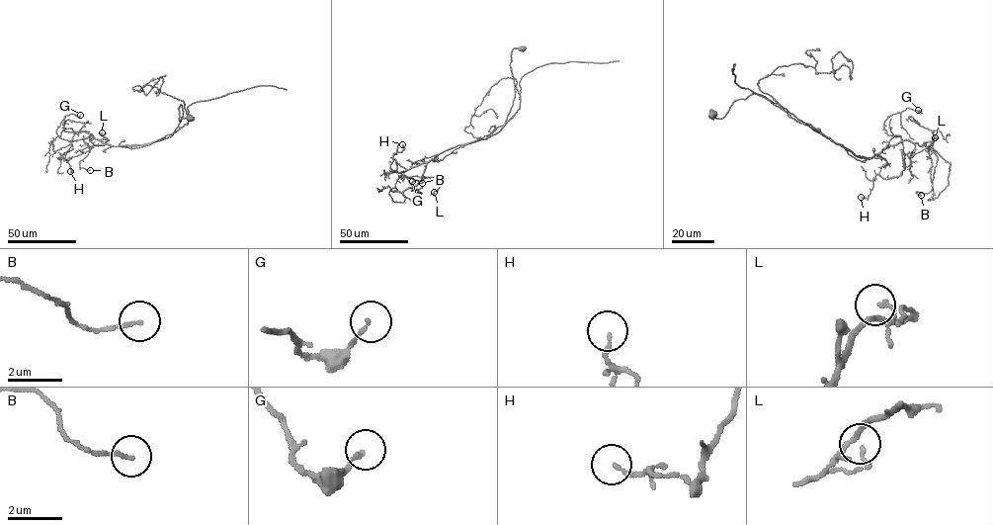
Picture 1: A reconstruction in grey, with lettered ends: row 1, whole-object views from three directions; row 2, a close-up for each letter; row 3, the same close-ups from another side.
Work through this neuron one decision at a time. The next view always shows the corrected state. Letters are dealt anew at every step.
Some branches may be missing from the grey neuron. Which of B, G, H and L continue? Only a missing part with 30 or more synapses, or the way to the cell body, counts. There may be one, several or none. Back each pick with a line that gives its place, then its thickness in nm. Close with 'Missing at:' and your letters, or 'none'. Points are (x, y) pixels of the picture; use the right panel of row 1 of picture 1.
Missing at: none

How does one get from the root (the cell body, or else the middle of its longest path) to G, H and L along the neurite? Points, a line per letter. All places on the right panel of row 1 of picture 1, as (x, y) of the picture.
G: (712, 114), (721, 119), (736, 100), (761, 94), (871, 157), (899, 135), (884, 122), (918, 110)
H: (712, 114), (721, 119), (736, 100), (761, 94), (865, 157), (899, 135), (901, 173), (876, 174), (861, 197)
L: (712, 114), (721, 119), (736, 100), (761, 94), (865, 157), (904, 140), (915, 145), (912, 157), (935, 137)

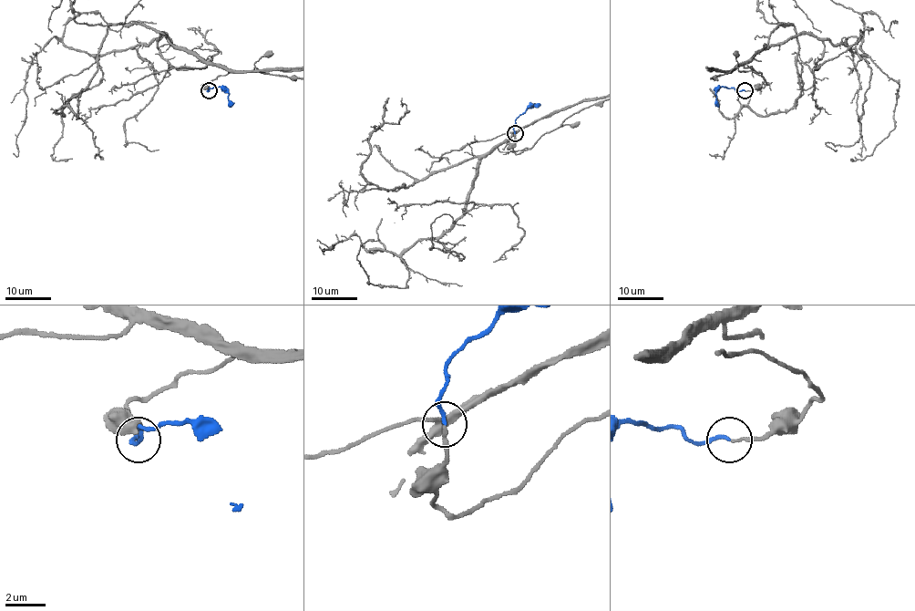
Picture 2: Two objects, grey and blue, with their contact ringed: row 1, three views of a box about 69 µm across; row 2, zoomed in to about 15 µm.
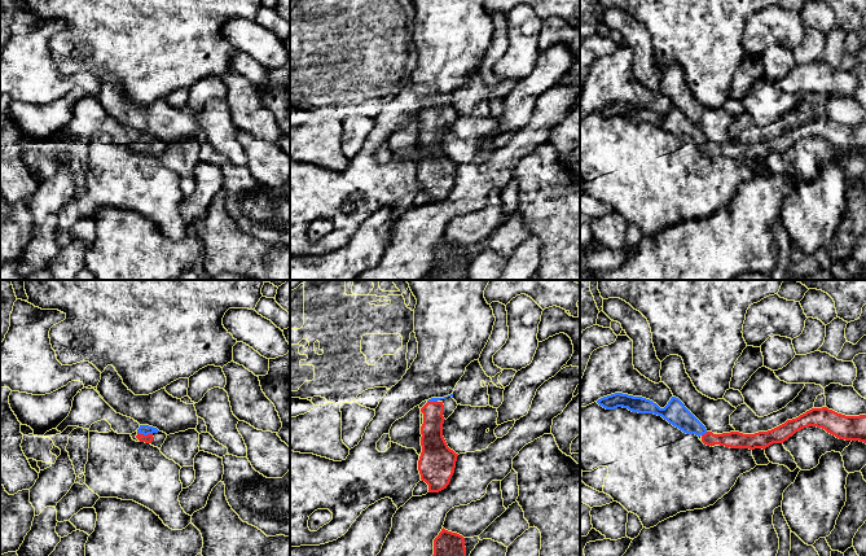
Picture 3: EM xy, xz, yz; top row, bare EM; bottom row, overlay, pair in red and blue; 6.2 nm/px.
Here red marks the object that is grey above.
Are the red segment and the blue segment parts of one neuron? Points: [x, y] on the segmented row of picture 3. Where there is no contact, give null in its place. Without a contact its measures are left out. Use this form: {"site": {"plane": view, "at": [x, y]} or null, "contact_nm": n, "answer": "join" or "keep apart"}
{"site": {"plane": "xy", "at": [145, 436]}, "contact_nm": 100, "answer": "join"}

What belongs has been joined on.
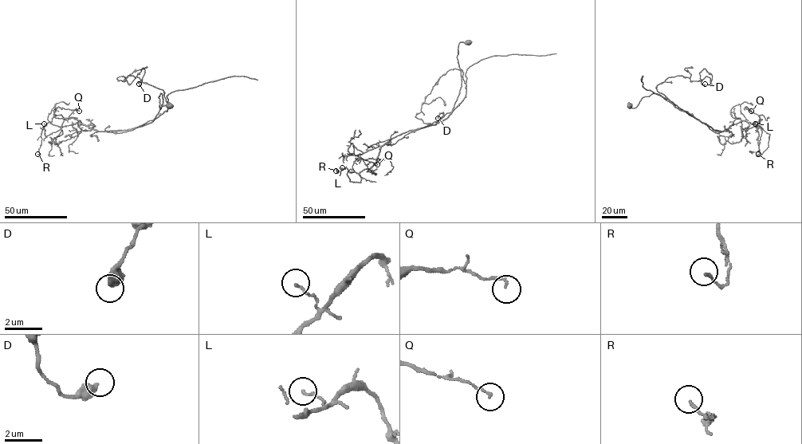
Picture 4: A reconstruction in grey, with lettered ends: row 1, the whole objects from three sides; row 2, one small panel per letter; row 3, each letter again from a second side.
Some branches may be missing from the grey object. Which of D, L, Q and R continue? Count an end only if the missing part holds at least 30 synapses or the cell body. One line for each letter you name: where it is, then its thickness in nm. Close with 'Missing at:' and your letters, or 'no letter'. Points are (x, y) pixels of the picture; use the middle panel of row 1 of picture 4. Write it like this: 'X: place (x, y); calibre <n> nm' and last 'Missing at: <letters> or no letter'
Missing at: no letter

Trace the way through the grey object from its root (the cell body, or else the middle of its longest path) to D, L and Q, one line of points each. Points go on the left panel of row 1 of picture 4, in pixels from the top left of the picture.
D: (169, 105), (160, 93), (154, 119), (167, 110), (163, 90), (116, 78), (143, 68), (139, 84)
L: (169, 105), (159, 108), (160, 93), (154, 119), (126, 130), (44, 123)
Q: (169, 105), (159, 108), (160, 93), (154, 119), (126, 130), (51, 123), (58, 107), (79, 111)

